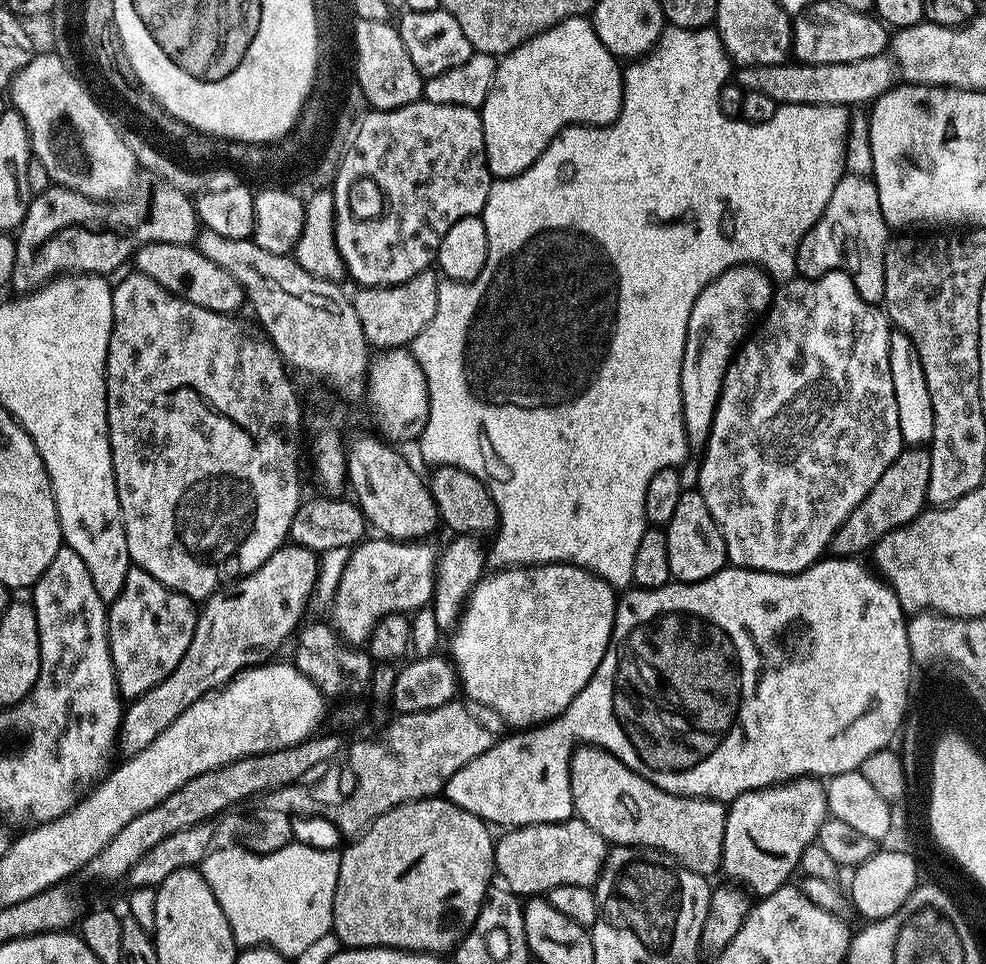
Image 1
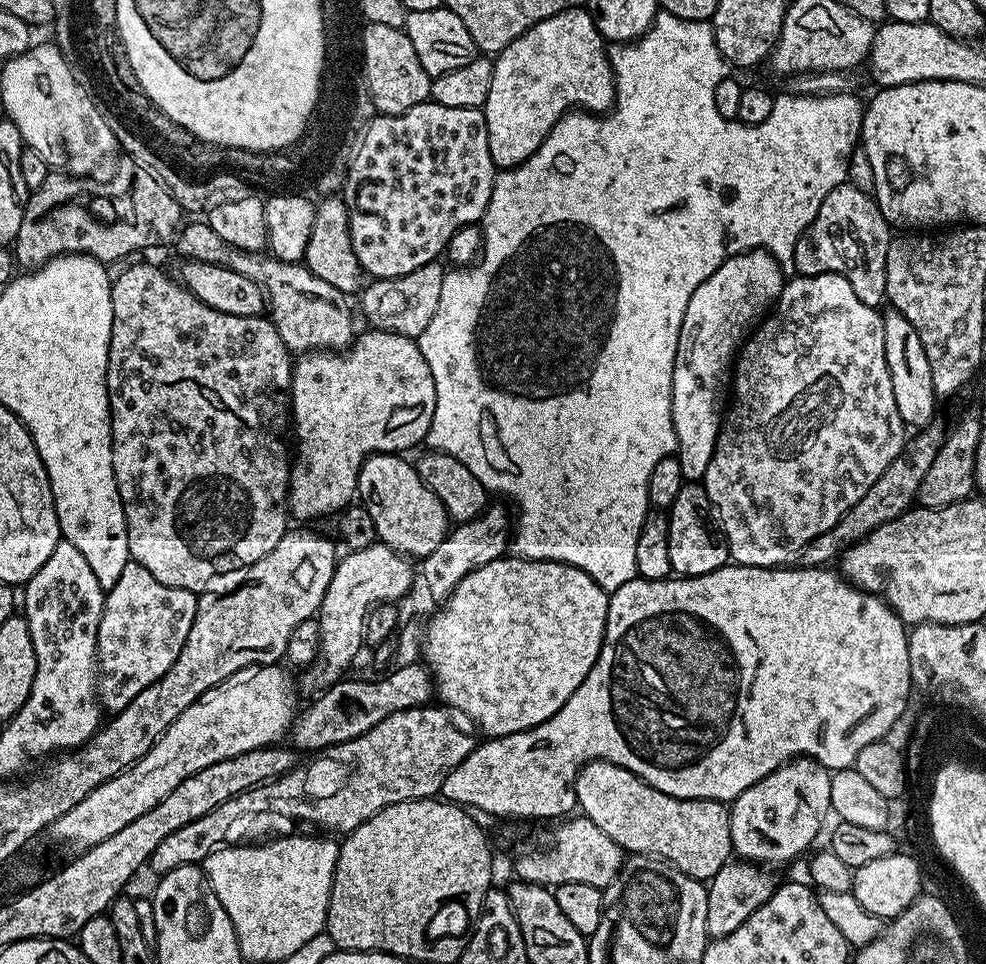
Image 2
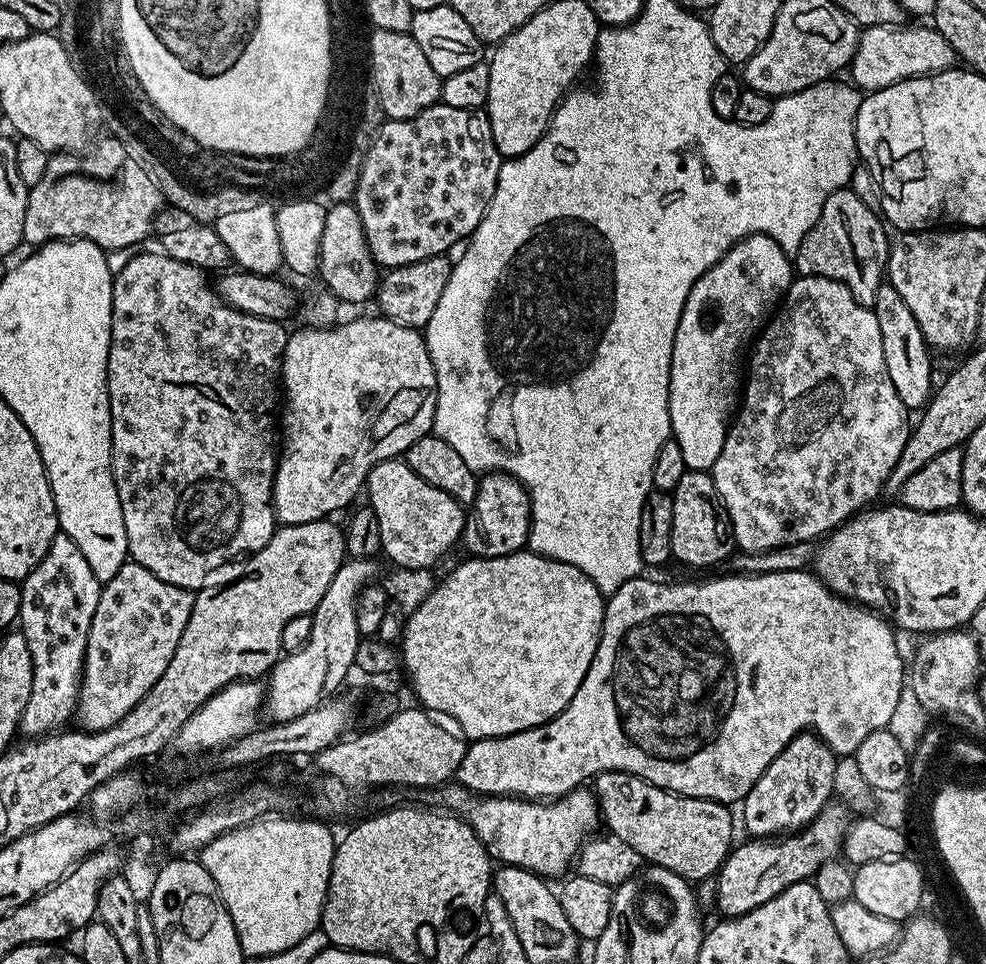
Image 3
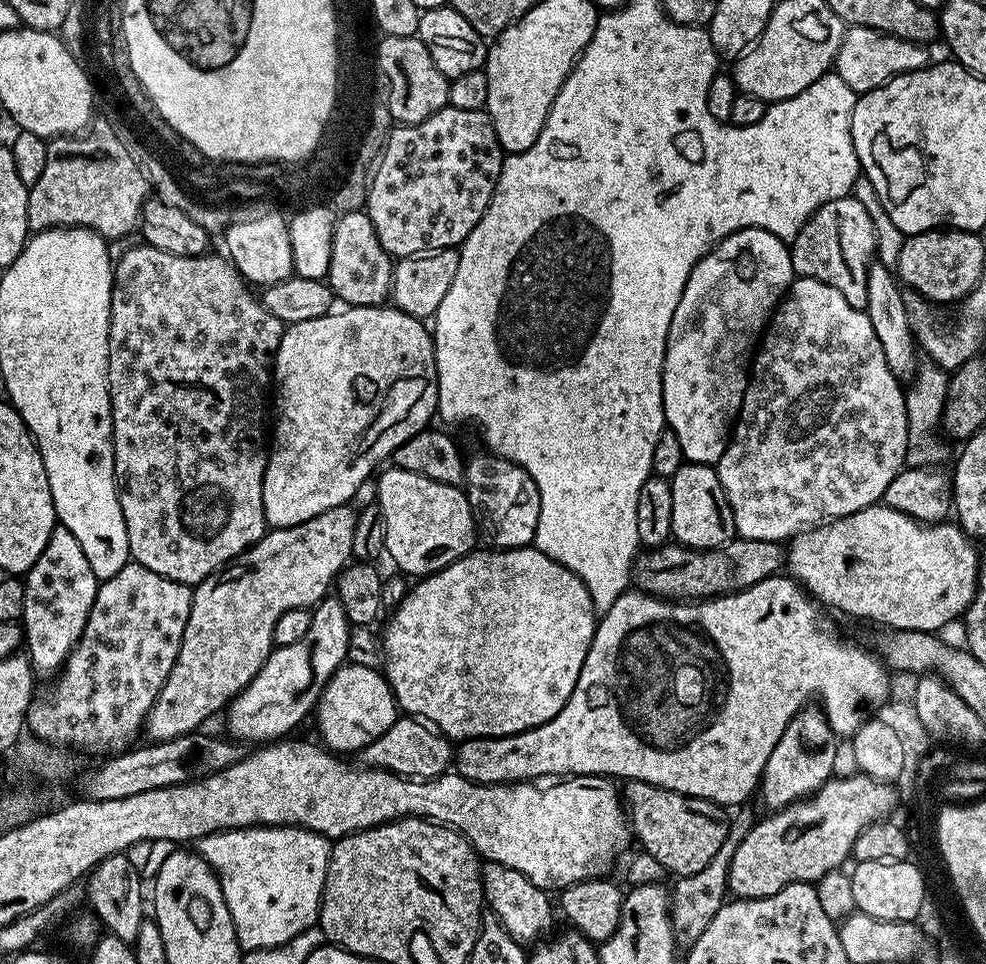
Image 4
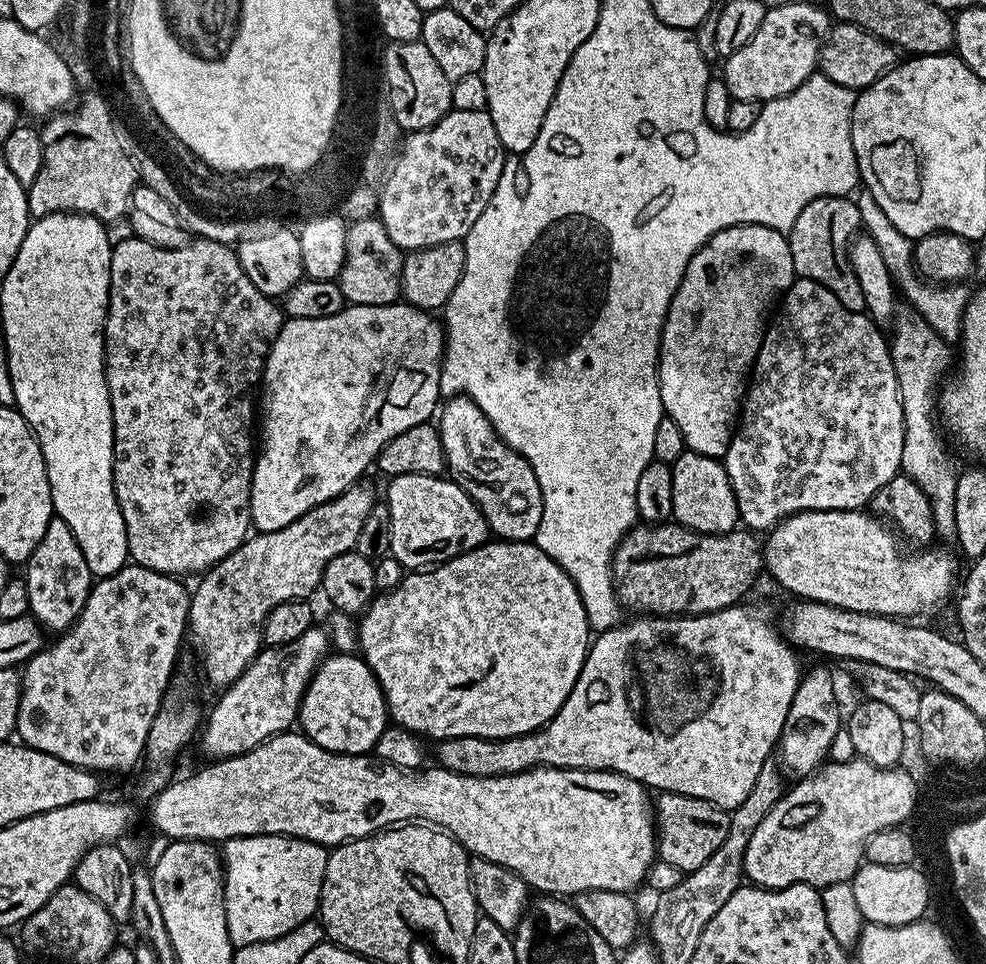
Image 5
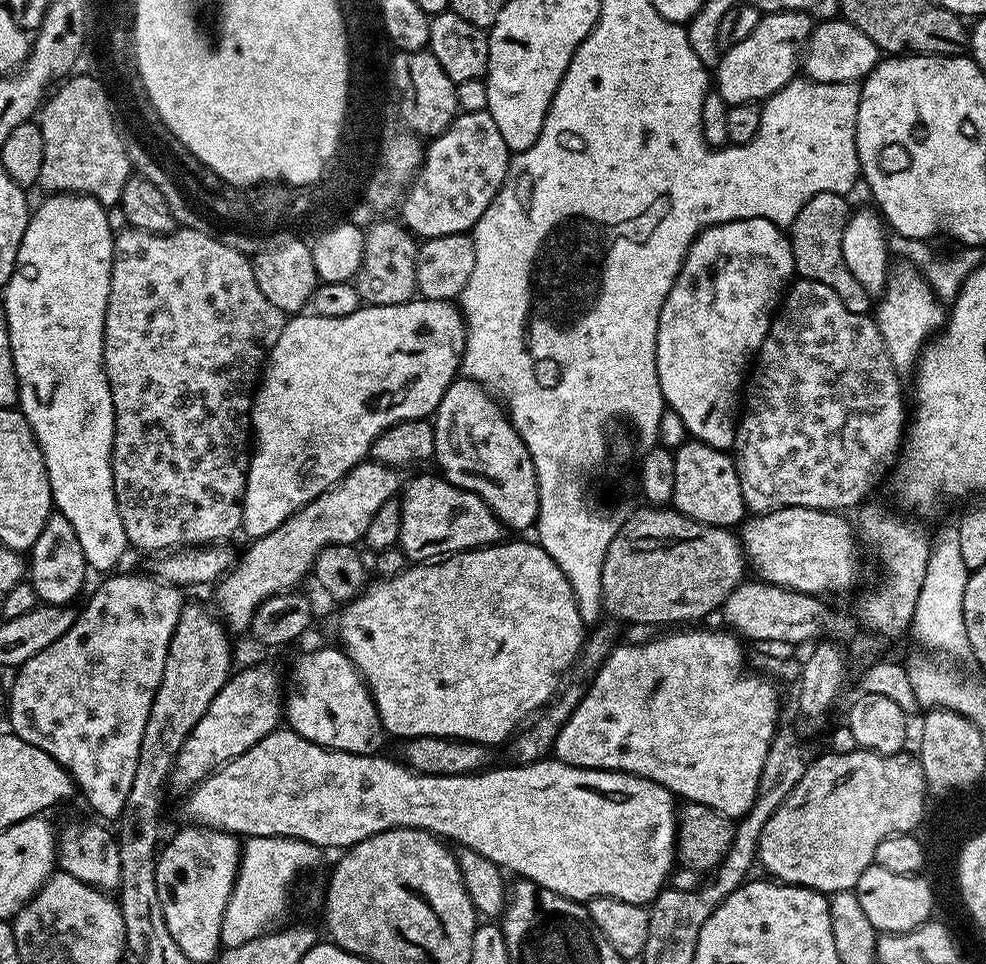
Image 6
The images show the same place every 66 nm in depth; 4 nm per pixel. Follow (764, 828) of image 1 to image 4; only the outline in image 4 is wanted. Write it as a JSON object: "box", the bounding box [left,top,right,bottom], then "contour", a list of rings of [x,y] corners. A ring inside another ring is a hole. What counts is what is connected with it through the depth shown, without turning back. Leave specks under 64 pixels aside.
{"box":[758,706,838,810],"contour":[[[805,706],[782,730],[778,746],[770,750],[770,758],[760,777],[758,796],[764,799],[768,810],[779,810],[788,804],[794,804],[817,792],[827,780],[833,779],[834,750],[838,743],[836,732],[824,717],[824,710],[819,706]]]}

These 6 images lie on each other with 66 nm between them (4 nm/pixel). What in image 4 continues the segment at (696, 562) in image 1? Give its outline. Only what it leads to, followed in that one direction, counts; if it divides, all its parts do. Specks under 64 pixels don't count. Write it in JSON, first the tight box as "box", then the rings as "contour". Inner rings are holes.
{"box":[670,464,736,549],"contour":[[[710,464],[684,465],[670,477],[674,514],[672,515],[671,539],[685,548],[718,548],[723,549],[736,536],[734,518],[726,490],[718,478],[715,467]]]}

